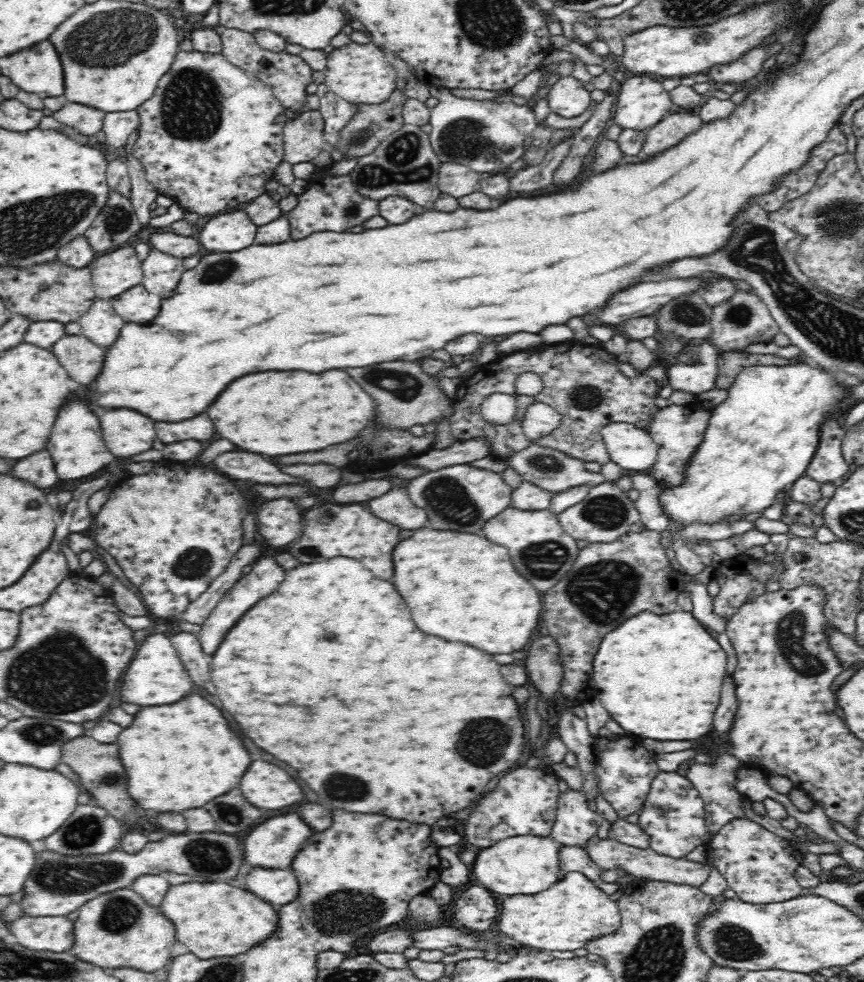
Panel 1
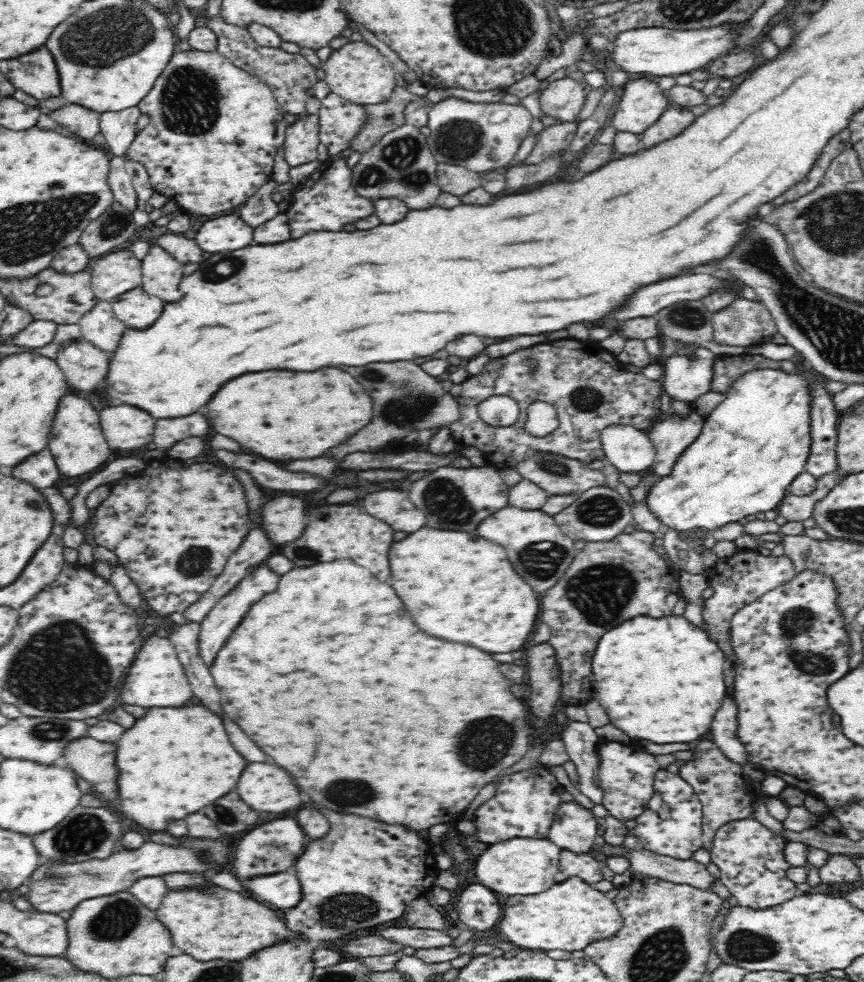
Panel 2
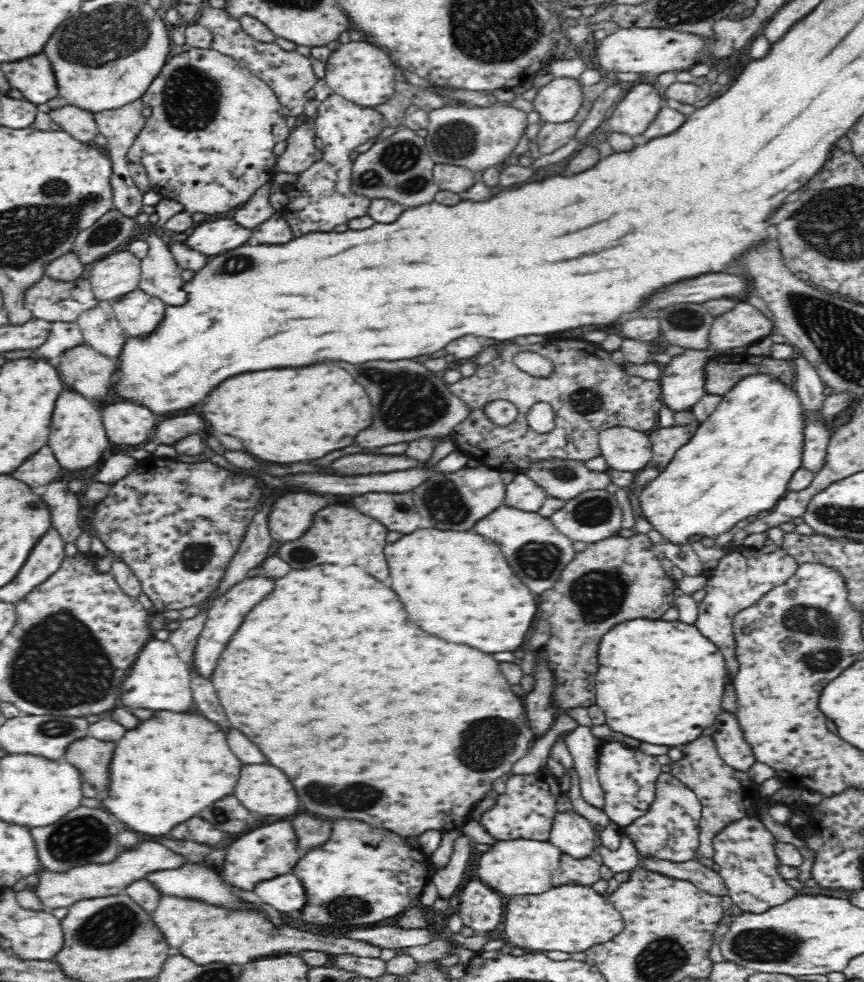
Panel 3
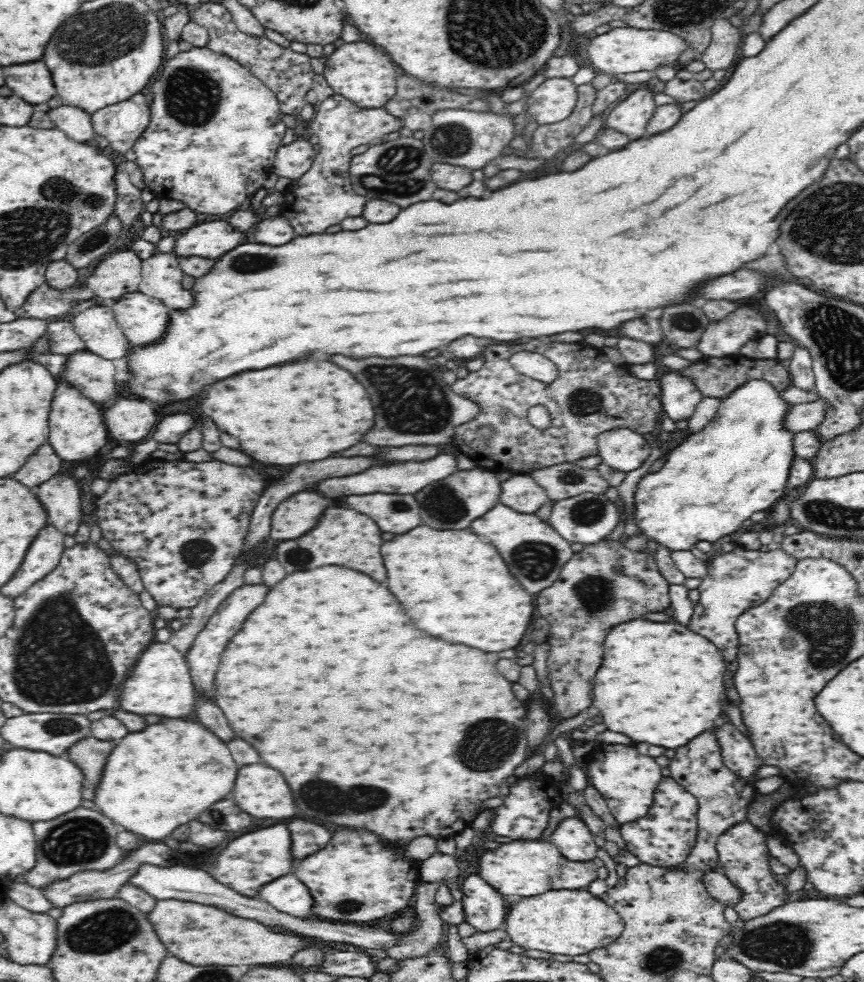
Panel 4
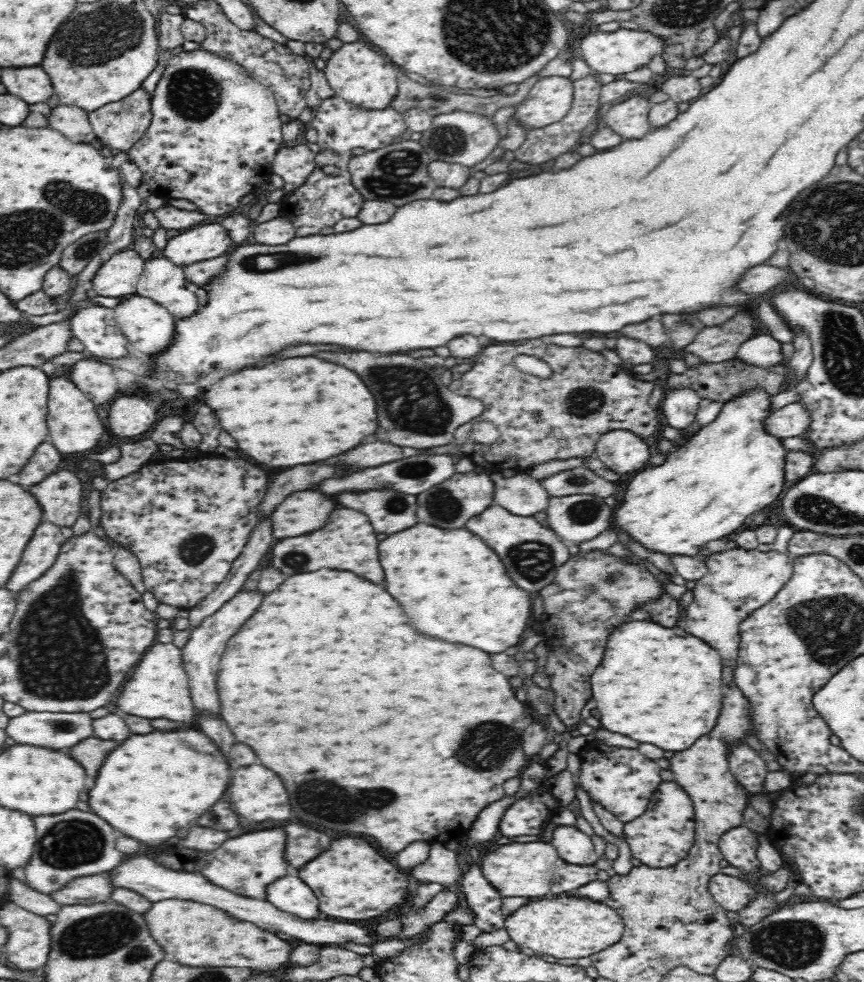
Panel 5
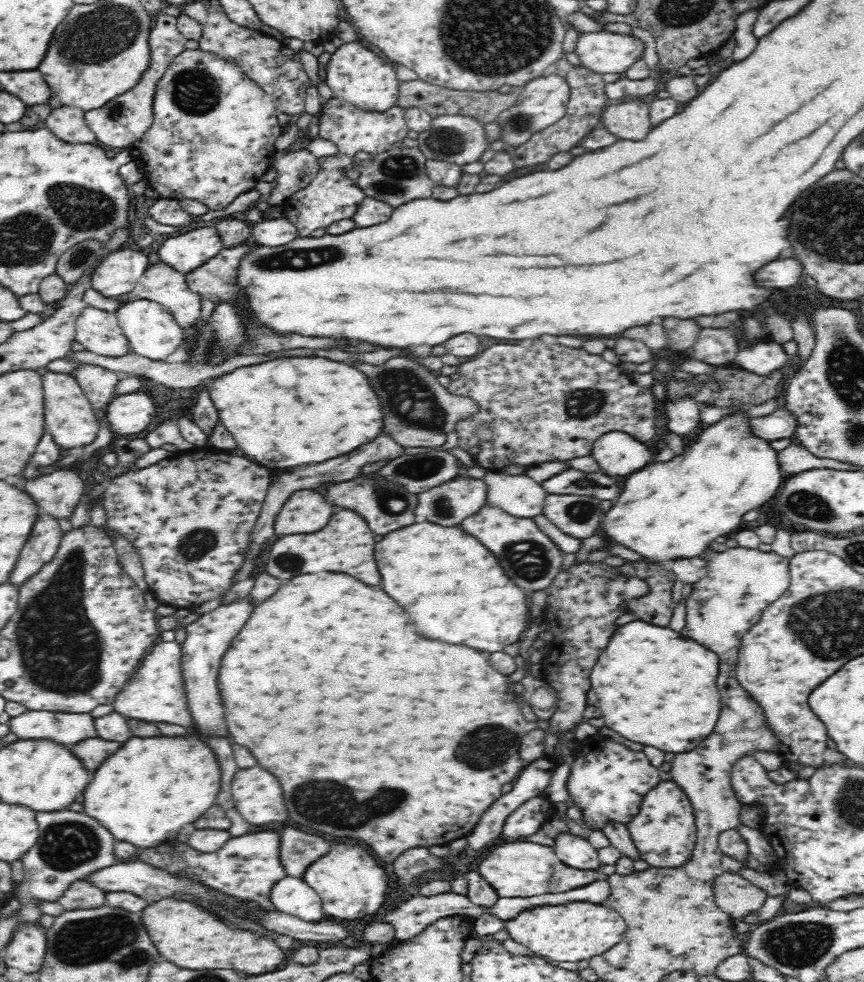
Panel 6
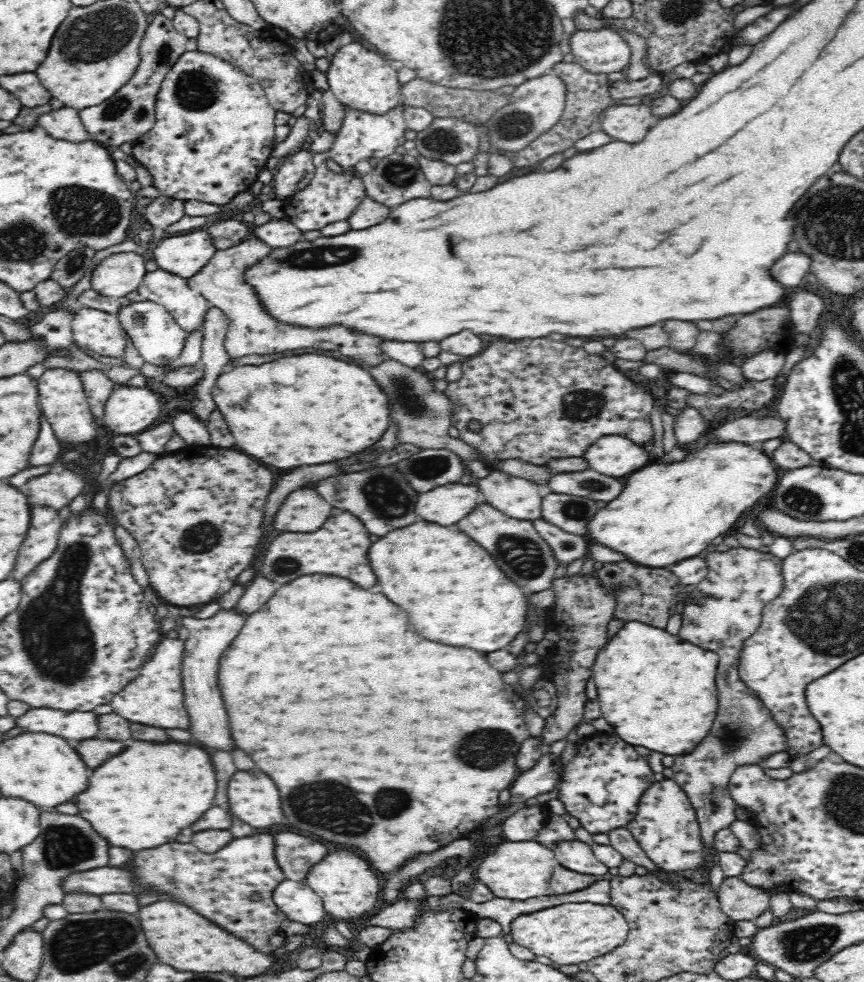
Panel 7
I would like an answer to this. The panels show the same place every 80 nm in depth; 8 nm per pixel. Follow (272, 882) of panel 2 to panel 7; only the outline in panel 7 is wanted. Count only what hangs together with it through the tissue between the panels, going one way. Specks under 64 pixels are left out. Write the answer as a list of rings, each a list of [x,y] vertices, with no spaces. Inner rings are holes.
[[[284,880],[274,888],[272,900],[287,918],[302,924],[316,924],[327,913],[321,896],[304,881]]]

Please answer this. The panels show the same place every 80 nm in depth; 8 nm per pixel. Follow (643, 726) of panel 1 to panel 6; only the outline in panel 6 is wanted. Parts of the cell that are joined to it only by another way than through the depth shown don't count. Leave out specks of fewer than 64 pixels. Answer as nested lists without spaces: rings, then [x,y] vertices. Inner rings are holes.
[[[634,620],[620,626],[610,638],[608,648],[602,650],[598,664],[592,670],[592,688],[598,696],[598,706],[608,728],[616,730],[624,738],[640,744],[660,748],[664,752],[690,752],[708,734],[712,734],[720,714],[720,692],[716,688],[718,656],[694,640],[686,640],[680,632],[660,628]]]

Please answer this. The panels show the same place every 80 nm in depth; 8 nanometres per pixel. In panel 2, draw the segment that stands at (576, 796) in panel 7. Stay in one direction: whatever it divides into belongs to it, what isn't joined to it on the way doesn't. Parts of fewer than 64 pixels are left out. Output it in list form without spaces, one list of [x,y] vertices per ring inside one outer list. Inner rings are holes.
[[[601,741],[598,755],[599,779],[603,792],[602,803],[608,809],[609,814],[621,821],[640,816],[654,792],[653,782],[656,773],[660,770],[657,760],[646,752],[630,750],[628,744],[610,741]]]

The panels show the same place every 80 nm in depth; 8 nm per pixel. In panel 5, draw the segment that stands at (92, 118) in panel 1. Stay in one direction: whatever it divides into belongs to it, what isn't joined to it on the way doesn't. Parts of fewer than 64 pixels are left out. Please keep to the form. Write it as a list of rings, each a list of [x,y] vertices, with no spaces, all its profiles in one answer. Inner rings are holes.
[[[58,106],[48,116],[50,126],[58,132],[62,132],[72,142],[84,142],[88,144],[94,140],[91,122],[88,122],[88,114],[78,106]]]

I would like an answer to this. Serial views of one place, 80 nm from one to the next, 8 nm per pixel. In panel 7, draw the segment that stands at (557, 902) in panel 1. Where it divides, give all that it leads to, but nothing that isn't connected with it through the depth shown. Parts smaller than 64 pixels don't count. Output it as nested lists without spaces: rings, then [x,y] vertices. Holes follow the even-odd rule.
[[[579,902],[522,914],[511,922],[509,934],[516,944],[529,948],[538,956],[550,958],[558,966],[579,964],[602,956],[620,946],[626,940],[628,931],[628,921],[613,906]]]

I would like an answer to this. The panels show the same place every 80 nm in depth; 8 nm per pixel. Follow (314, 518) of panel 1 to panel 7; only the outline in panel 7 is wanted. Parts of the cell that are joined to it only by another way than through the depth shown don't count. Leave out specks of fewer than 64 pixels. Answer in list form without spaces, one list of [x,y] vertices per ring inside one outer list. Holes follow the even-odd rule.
[[[342,512],[338,516],[332,516],[318,532],[302,534],[302,532],[284,532],[278,538],[274,538],[264,554],[262,568],[258,574],[270,578],[276,582],[276,586],[282,586],[286,582],[292,582],[300,574],[334,574],[350,578],[354,584],[362,588],[370,588],[376,584],[376,576],[368,562],[368,548],[372,546],[370,534],[366,532],[364,524],[350,512]]]

